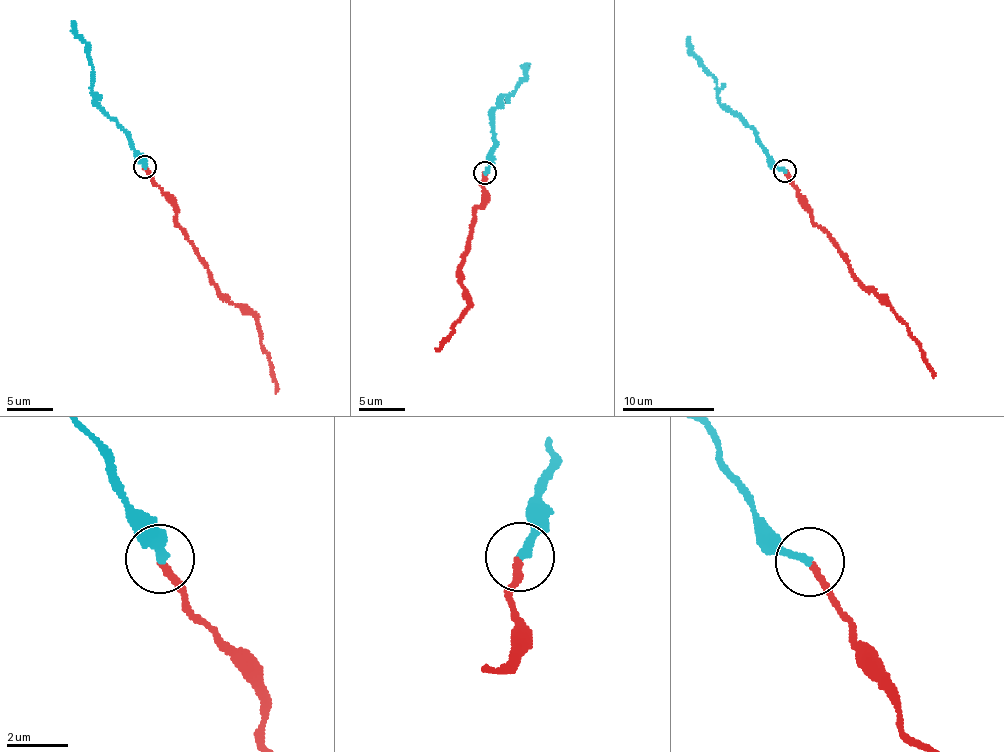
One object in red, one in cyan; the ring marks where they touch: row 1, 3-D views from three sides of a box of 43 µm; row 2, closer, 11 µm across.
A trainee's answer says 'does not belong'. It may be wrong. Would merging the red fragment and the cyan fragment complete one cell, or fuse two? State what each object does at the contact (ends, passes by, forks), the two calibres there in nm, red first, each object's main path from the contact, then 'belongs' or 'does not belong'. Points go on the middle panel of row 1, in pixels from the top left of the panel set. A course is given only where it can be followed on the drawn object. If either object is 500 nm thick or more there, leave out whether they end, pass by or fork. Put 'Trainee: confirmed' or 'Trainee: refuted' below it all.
red ends | cyan ends | 200/280 nm | red via (485, 172), (484, 199), (469, 225), (466, 250), (458, 269), (468, 304), (448, 336), (435, 348) | cyan via (486, 172), (498, 144), (493, 134), (494, 107), (501, 97), (513, 96), (526, 74), (522, 68), (527, 64) | belongs
Trainee: refuted

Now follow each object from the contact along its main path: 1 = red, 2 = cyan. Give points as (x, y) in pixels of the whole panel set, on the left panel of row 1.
1: (145, 168), (172, 204), (185, 238), (207, 270), (219, 294), (254, 316), (275, 393)
2: (145, 166), (129, 132), (95, 102), (93, 67), (85, 42), (76, 35), (72, 21)

